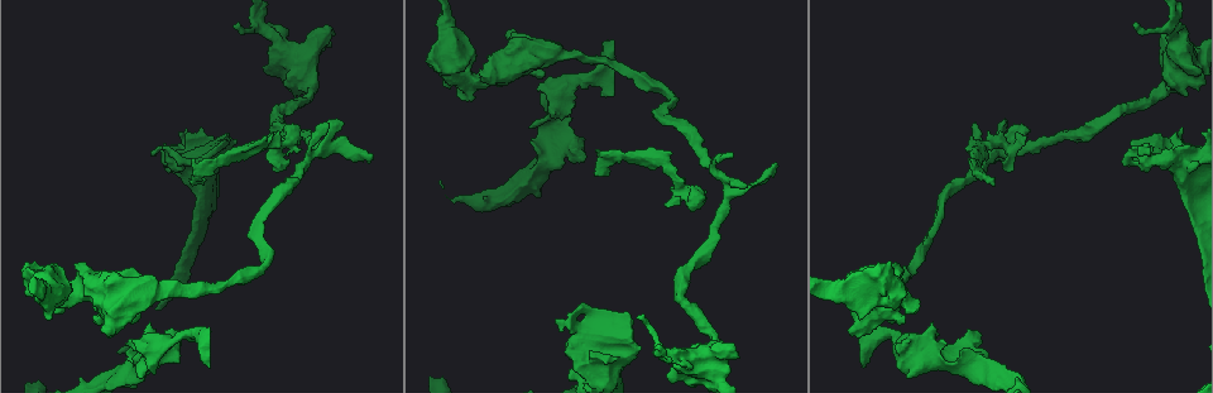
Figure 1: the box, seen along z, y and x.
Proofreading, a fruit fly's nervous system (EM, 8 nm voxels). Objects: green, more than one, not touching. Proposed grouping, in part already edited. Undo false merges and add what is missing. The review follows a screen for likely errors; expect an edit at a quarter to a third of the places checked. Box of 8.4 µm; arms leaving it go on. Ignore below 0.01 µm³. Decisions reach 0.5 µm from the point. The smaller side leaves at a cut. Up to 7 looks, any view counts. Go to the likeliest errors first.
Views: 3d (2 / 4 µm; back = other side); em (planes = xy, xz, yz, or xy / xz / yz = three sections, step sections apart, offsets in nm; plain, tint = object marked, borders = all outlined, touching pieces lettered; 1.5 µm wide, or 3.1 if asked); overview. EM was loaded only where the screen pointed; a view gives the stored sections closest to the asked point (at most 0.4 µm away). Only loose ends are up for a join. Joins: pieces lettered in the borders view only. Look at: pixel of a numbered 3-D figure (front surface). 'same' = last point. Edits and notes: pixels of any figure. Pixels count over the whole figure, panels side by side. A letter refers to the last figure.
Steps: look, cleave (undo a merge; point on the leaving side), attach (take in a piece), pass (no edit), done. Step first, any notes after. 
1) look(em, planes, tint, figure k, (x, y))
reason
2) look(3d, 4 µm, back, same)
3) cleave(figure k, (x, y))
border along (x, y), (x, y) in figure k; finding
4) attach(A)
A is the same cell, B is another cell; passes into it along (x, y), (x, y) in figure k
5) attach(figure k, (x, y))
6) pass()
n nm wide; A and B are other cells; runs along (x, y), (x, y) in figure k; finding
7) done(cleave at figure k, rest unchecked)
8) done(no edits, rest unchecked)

look(em, xy, step 8, tint, figure 1, (1179, 161))
calibre changes

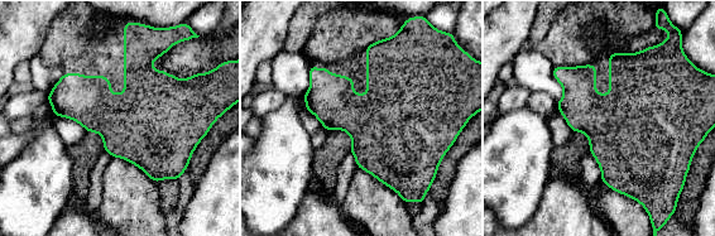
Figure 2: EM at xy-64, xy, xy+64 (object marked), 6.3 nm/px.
look(em, planes, borders, same)

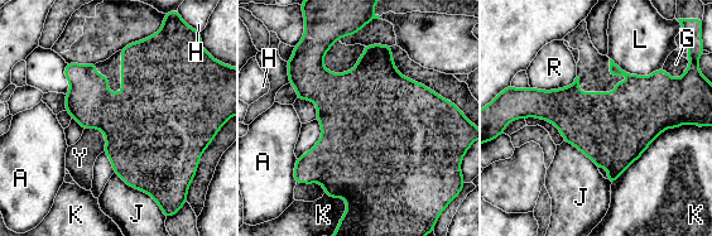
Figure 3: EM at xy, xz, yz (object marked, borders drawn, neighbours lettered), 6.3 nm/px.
pass()
480 nm wide; K touches over 650 nm; A, G, H, J, K, L, R and Y are other cells; all the same neuron

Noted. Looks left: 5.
look(3d, 4 µm, figure 1, (611, 95))
branch stops here

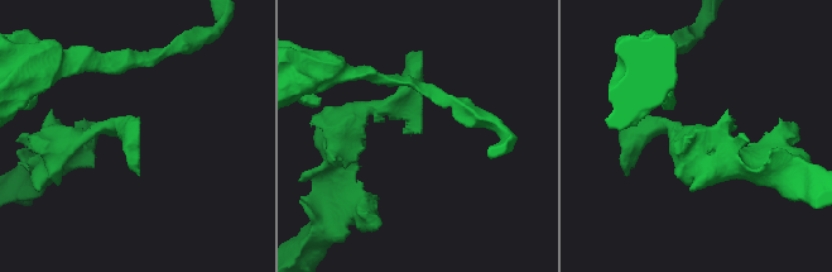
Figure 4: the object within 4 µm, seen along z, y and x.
look(em, planes, borders, figure 4, (421, 133))

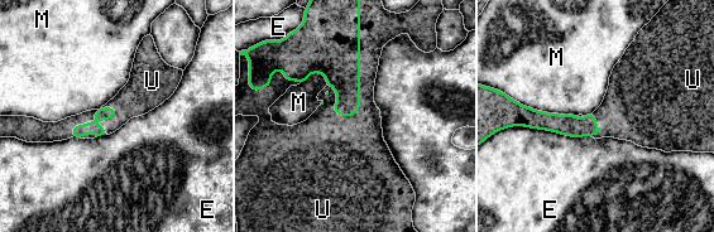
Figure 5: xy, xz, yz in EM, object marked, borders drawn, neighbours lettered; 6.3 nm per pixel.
attach(U)
U is the same cell, E and M are other cells; it goes on there

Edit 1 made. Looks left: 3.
look(em, planes, borders, figure 1, (712, 337))

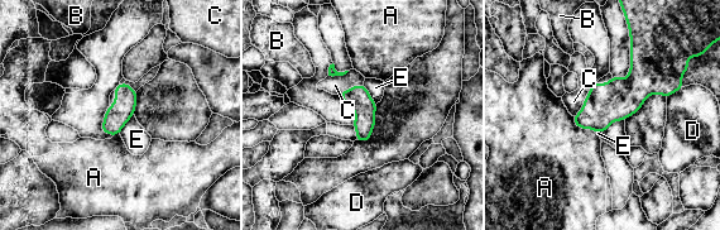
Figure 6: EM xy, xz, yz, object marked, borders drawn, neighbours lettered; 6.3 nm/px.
pass()
A, B, C, D and E are other cells; border along (133, 114), (119, 133) in figure 6; all the same neuron

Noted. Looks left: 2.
done(attach at figure 5, rest unchecked)

